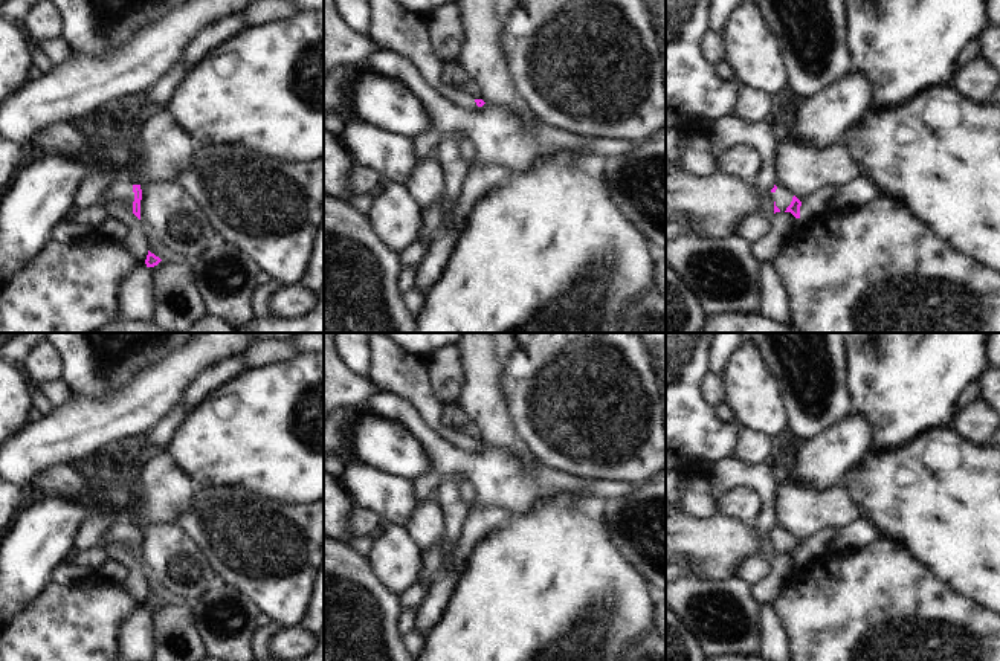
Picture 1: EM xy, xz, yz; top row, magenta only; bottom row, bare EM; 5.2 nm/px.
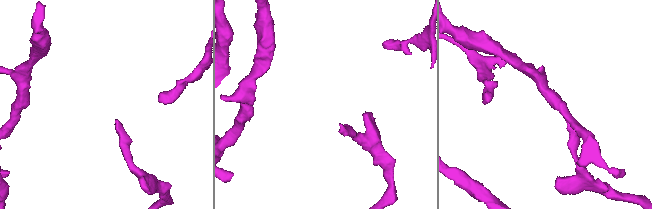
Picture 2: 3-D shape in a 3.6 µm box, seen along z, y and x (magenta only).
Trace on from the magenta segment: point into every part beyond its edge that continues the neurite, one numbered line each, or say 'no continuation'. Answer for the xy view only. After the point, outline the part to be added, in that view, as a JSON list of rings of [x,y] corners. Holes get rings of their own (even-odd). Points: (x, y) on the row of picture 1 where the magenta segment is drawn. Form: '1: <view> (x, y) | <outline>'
1: xy (119, 191) | [[[113,180],[101,194],[99,202],[102,205],[108,205],[113,202],[122,202],[133,208],[134,192],[133,183],[128,180]]]

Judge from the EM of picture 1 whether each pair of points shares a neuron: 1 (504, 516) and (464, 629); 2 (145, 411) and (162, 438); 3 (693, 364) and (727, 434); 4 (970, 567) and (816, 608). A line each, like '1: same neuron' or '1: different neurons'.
1: different neurons
2: different neurons
3: same neuron
4: different neurons

